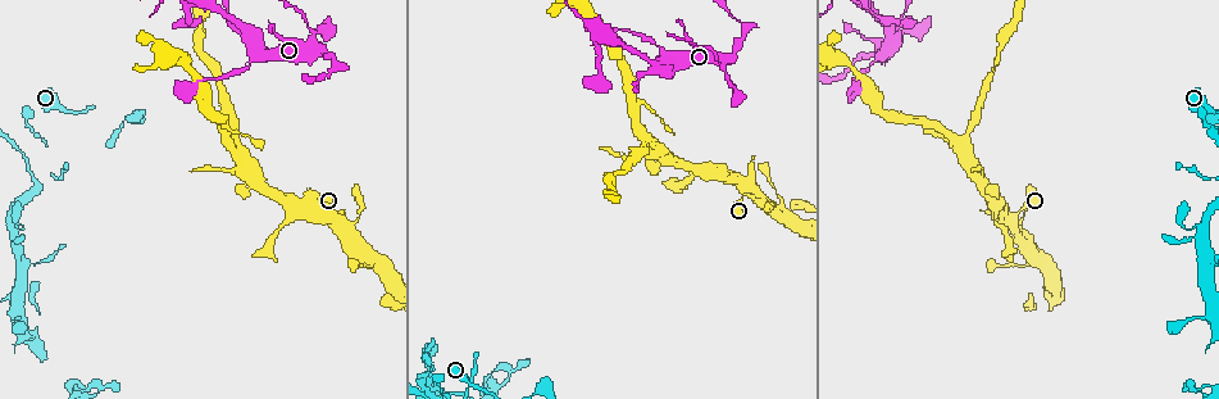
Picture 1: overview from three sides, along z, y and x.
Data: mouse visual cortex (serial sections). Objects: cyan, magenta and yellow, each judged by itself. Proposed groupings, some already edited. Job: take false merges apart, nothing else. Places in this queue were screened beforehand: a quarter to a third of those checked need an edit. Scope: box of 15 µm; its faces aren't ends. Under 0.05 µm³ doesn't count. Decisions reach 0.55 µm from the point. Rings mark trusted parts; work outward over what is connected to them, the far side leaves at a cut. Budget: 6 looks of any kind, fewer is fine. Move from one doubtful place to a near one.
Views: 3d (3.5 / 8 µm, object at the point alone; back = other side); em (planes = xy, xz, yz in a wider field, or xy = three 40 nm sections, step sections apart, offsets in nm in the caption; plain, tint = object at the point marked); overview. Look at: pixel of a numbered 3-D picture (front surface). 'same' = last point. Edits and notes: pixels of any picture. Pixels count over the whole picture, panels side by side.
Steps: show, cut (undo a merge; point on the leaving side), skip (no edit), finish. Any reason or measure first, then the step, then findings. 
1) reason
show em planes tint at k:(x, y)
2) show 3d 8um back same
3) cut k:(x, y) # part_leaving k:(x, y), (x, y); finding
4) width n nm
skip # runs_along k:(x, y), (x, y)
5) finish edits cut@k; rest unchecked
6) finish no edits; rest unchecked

three arms meet
show 3d 3.5um back at 1:(891, 33)

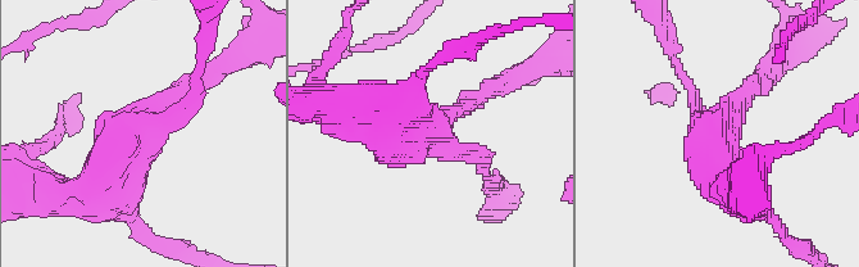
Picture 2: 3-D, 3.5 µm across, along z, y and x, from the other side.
arms 3; arm_widths 150, 250, 450 nm
show em planes tint at 2:(427, 129)

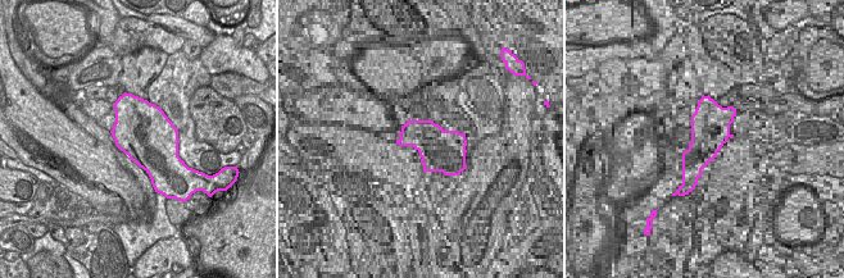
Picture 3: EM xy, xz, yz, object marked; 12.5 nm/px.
skip # runs_along 2:(94, 191), (110, 159), (200, 81); continuous, no second cell

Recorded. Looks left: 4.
narrows sharply
show 3d 3.5um at 1:(902, 31)

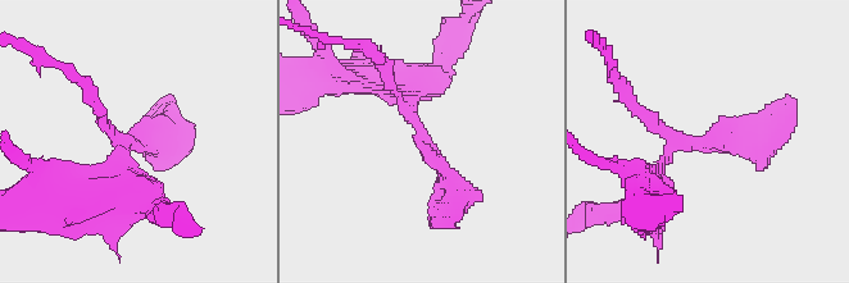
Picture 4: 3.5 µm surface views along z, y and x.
arms 3; arm_widths 150, 250, 300 nm; shape alone is not enough
show em planes tint at 4:(133, 146)

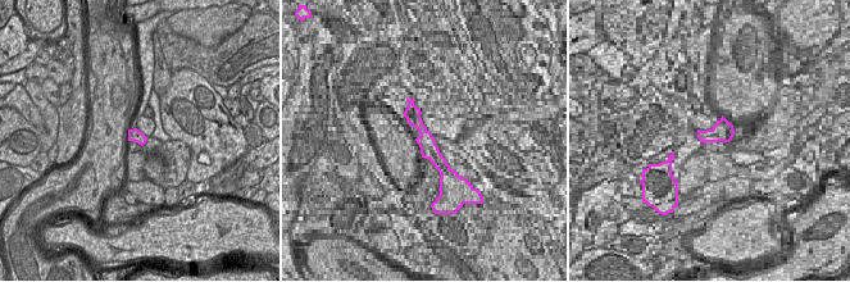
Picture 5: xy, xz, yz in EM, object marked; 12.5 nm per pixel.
cut 4:(142, 131) # part_leaving 4:(125, 144), (163, 144), (163, 119); two cells meet here

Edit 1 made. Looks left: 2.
finish edits cut@4; rest unchecked

